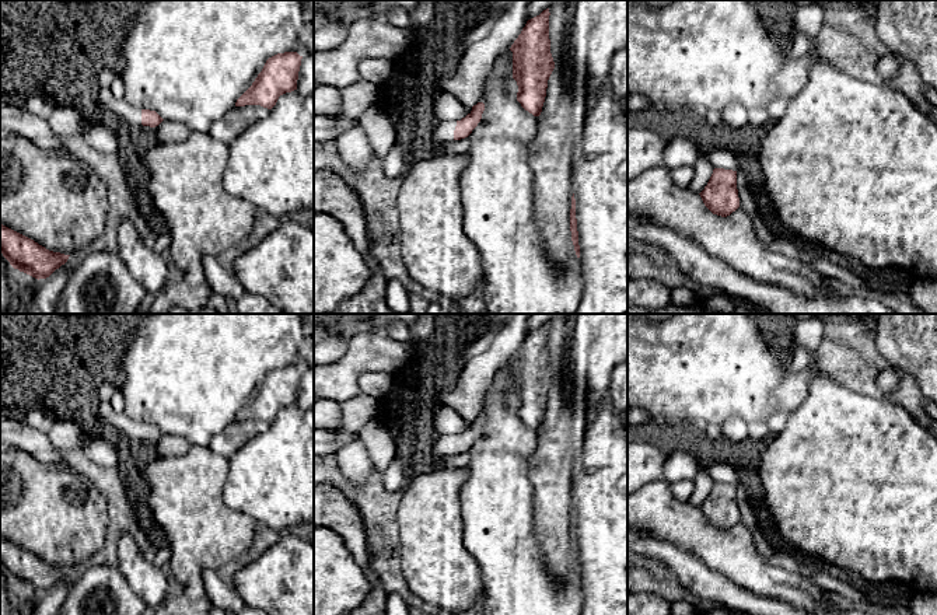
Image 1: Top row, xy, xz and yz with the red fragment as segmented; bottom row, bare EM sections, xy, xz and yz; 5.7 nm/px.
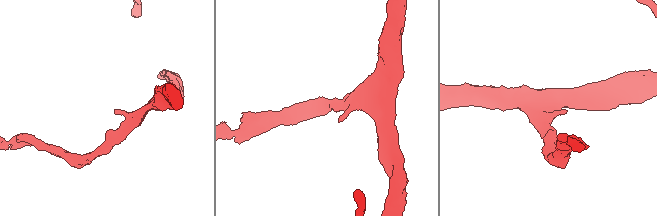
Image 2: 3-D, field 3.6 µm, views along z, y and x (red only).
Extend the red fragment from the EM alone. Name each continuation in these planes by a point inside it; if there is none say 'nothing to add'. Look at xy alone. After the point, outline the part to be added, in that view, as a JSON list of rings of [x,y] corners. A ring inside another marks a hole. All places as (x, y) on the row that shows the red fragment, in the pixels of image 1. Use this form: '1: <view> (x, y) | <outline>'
1: xy (111, 107) | [[[98,88],[94,105],[111,119],[125,119],[130,126],[141,125],[141,109],[126,99],[115,98],[111,88]]]

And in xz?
1: xz (430, 135) | [[[457,120],[427,122],[413,134],[416,156],[434,153],[436,146],[443,146],[454,140]]]

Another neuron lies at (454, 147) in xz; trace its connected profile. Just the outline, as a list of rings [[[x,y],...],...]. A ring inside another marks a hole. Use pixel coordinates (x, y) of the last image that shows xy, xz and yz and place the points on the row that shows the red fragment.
[[[466,139],[452,140],[444,146],[440,146],[437,153],[447,156],[464,154],[469,150],[469,141]]]

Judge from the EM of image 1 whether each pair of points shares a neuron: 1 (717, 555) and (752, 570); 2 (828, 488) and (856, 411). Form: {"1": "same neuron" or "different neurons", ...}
{"1": "same neuron", "2": "same neuron"}

